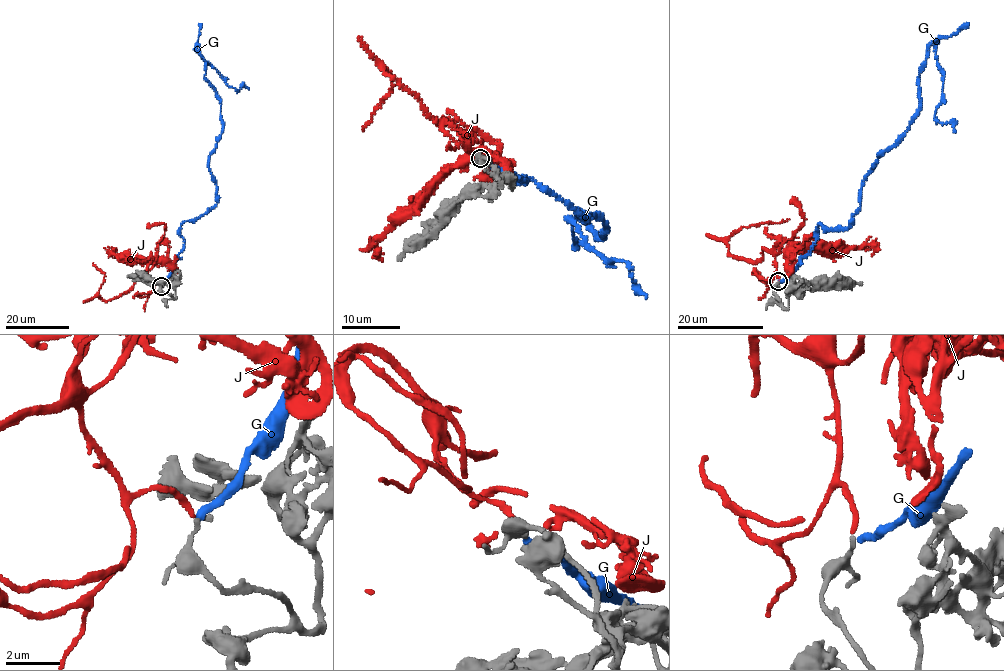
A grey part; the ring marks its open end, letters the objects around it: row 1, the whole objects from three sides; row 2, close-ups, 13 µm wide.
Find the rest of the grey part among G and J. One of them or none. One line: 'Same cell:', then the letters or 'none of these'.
Same cell: J

